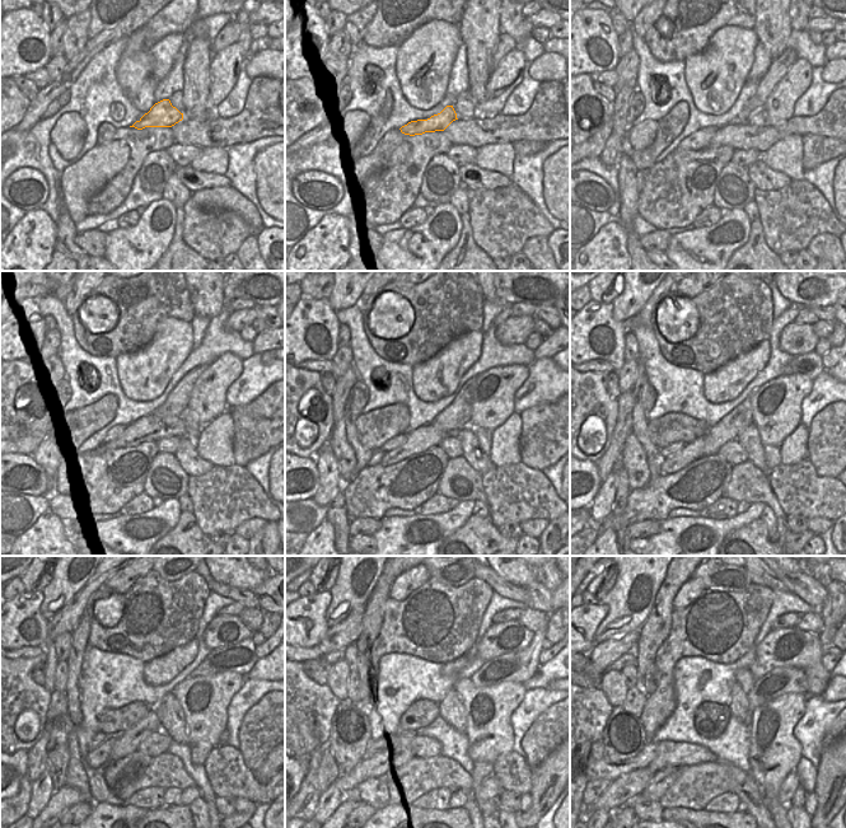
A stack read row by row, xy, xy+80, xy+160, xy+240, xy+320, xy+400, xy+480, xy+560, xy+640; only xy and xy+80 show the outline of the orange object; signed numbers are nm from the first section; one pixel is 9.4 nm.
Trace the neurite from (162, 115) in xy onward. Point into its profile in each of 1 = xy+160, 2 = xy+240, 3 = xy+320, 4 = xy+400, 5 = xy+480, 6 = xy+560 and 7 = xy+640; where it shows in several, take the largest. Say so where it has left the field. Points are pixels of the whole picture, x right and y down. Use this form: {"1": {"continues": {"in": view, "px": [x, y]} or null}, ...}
{"1": {"continues": {"in": "xy+160", "px": [700, 139]}}, "2": {"continues": {"in": "xy+240", "px": [117, 431]}}, "3": {"continues": {"in": "xy+320", "px": [392, 444]}}, "4": {"continues": {"in": "xy+400", "px": [672, 449]}}, "5": {"continues": {"in": "xy+480", "px": [101, 737]}}, "6": {"continues": {"in": "xy+560", "px": [373, 747]}}, "7": {"continues": {"in": "xy+640", "px": [599, 766]}}}

